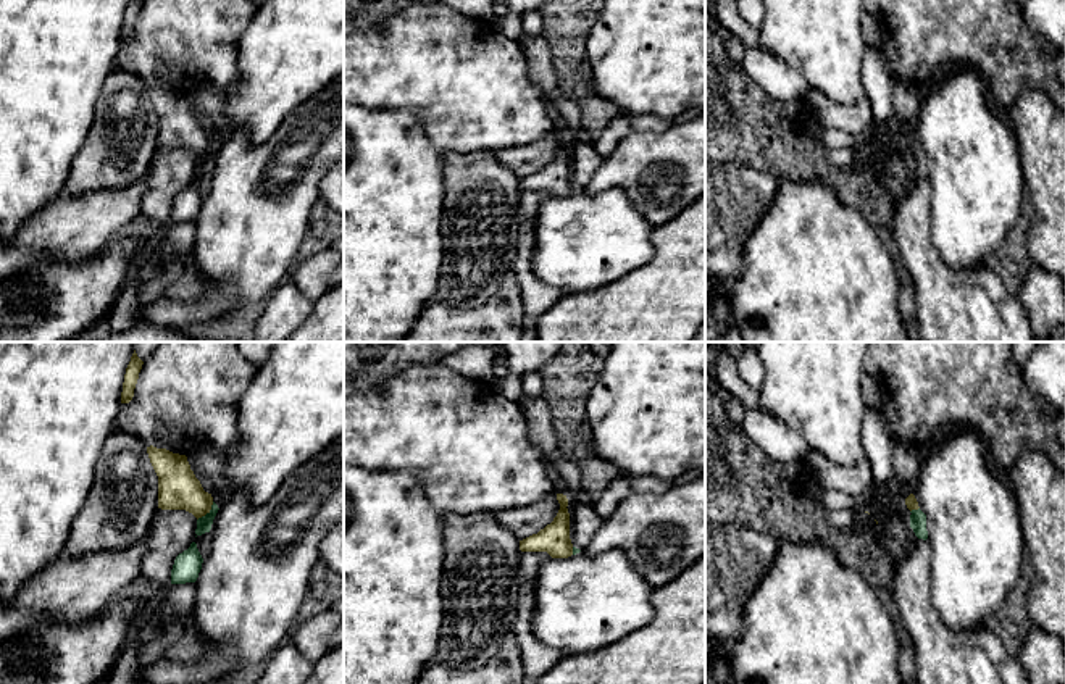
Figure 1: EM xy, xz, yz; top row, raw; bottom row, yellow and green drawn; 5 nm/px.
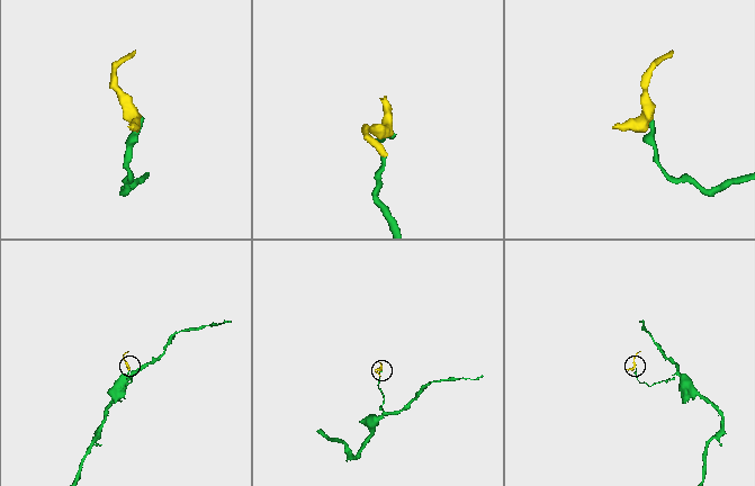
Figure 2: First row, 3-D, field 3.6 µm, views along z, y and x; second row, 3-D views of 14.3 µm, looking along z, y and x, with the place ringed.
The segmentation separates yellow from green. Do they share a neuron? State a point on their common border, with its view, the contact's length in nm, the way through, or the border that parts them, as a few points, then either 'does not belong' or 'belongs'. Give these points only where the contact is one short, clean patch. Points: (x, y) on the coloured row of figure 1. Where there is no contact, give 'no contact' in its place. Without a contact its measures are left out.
contact xy (207, 512); length 130 nm; border xy (213, 502), (197, 520); does not belong

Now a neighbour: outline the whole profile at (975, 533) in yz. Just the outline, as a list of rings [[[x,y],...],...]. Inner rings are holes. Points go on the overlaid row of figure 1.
[[[971,431],[949,432],[921,452],[913,492],[926,515],[933,602],[958,632],[988,628],[1021,578],[1025,540],[1013,492],[994,474],[984,442]]]

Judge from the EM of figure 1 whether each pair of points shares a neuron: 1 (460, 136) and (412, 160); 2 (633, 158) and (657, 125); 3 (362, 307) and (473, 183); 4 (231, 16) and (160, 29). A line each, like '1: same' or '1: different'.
1: different
2: different
3: different
4: same

